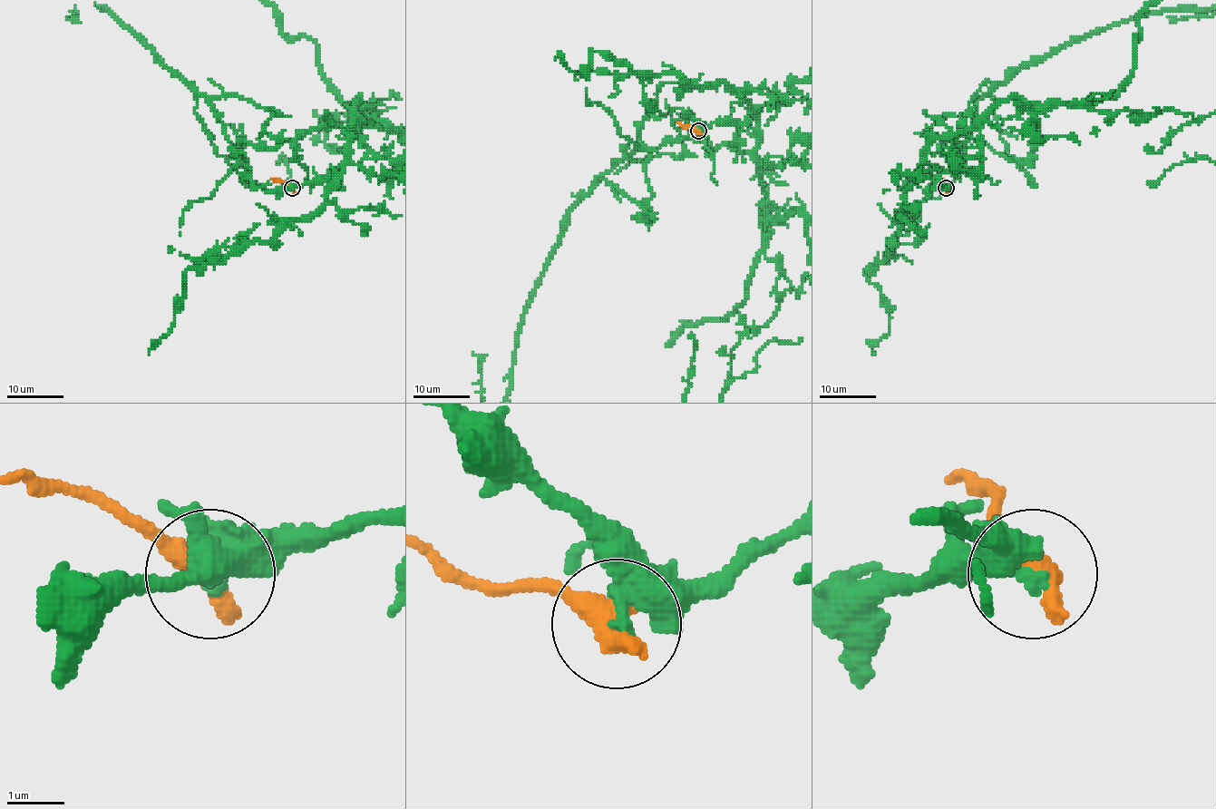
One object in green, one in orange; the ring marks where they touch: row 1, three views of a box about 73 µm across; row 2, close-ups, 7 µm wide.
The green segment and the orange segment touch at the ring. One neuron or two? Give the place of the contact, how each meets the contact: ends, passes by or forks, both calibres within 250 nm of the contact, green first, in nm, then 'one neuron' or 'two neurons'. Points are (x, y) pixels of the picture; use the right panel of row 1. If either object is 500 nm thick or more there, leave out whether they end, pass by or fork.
at (946, 188); 440 nm thick on the green side, 600 nm on the other; two neurons

